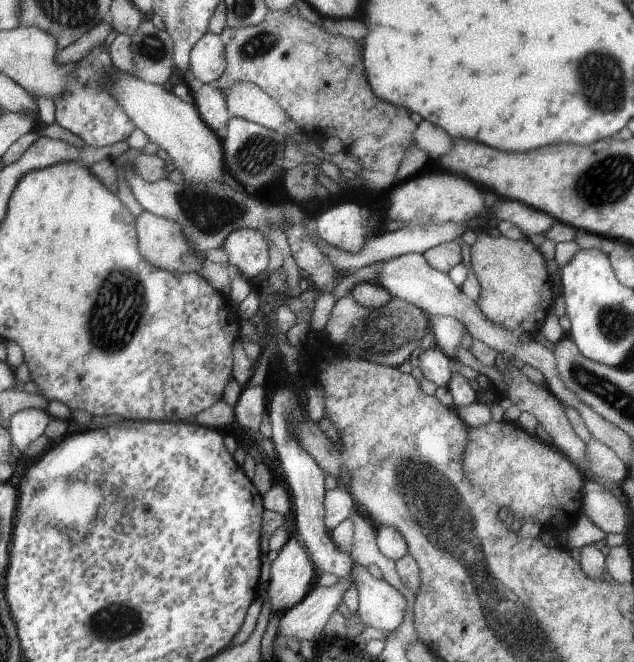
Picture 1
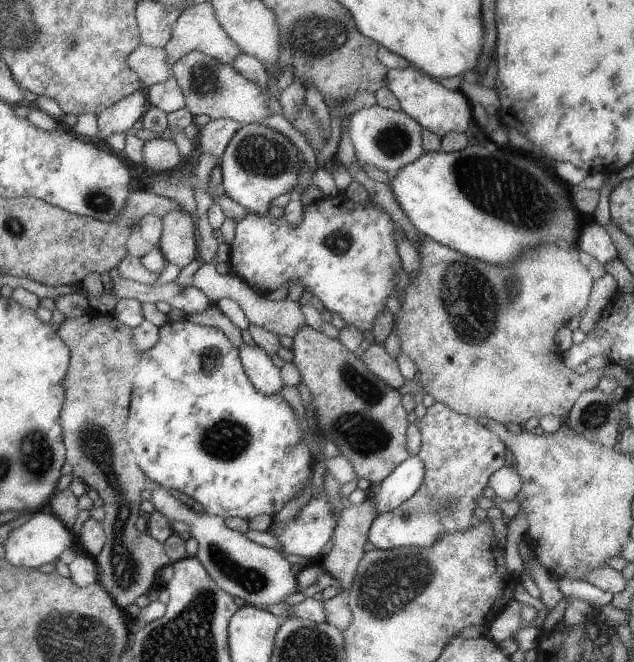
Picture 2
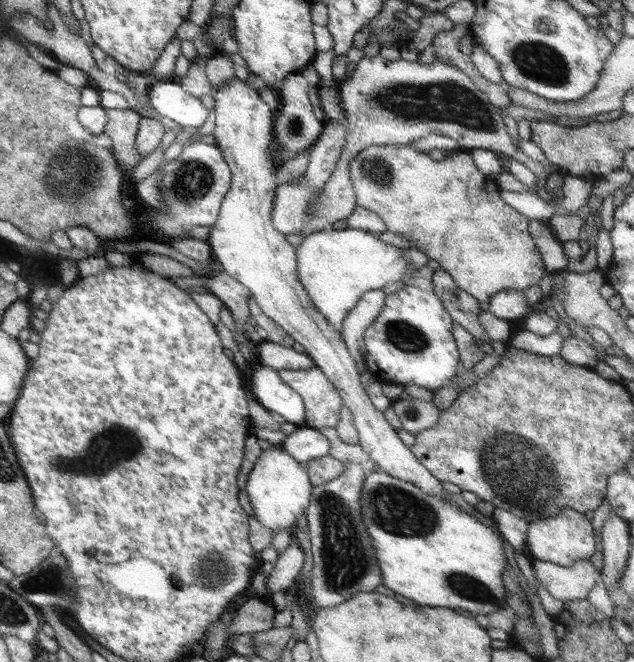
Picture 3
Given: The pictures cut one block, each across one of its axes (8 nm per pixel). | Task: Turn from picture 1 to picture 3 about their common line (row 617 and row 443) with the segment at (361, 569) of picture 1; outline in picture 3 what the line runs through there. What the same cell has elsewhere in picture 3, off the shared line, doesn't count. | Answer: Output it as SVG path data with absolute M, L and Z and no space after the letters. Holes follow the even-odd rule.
M234 76L228 83L217 88L215 99L215 129L213 135L215 142L223 151L227 164L234 174L234 182L231 183L231 190L228 191L223 200L222 211L219 218L211 226L209 239L207 240L212 249L213 256L222 265L224 273L235 278L240 285L244 285L252 297L256 298L258 306L268 317L274 319L278 326L305 348L306 354L314 362L314 365L328 378L342 396L345 405L352 414L354 427L359 435L359 446L370 454L370 458L386 470L390 476L401 481L408 481L410 484L418 485L424 492L431 493L431 496L439 497L441 500L449 501L444 493L442 482L436 479L432 473L416 459L411 448L403 444L395 430L384 417L384 414L374 407L360 379L360 370L357 368L354 358L351 356L347 343L343 340L342 334L327 317L315 306L311 294L304 288L303 281L299 274L299 254L297 250L286 240L286 234L278 232L272 222L272 209L274 209L274 197L276 189L282 186L277 175L275 160L276 144L272 132L272 111L259 95L259 91L252 89L242 79Z

